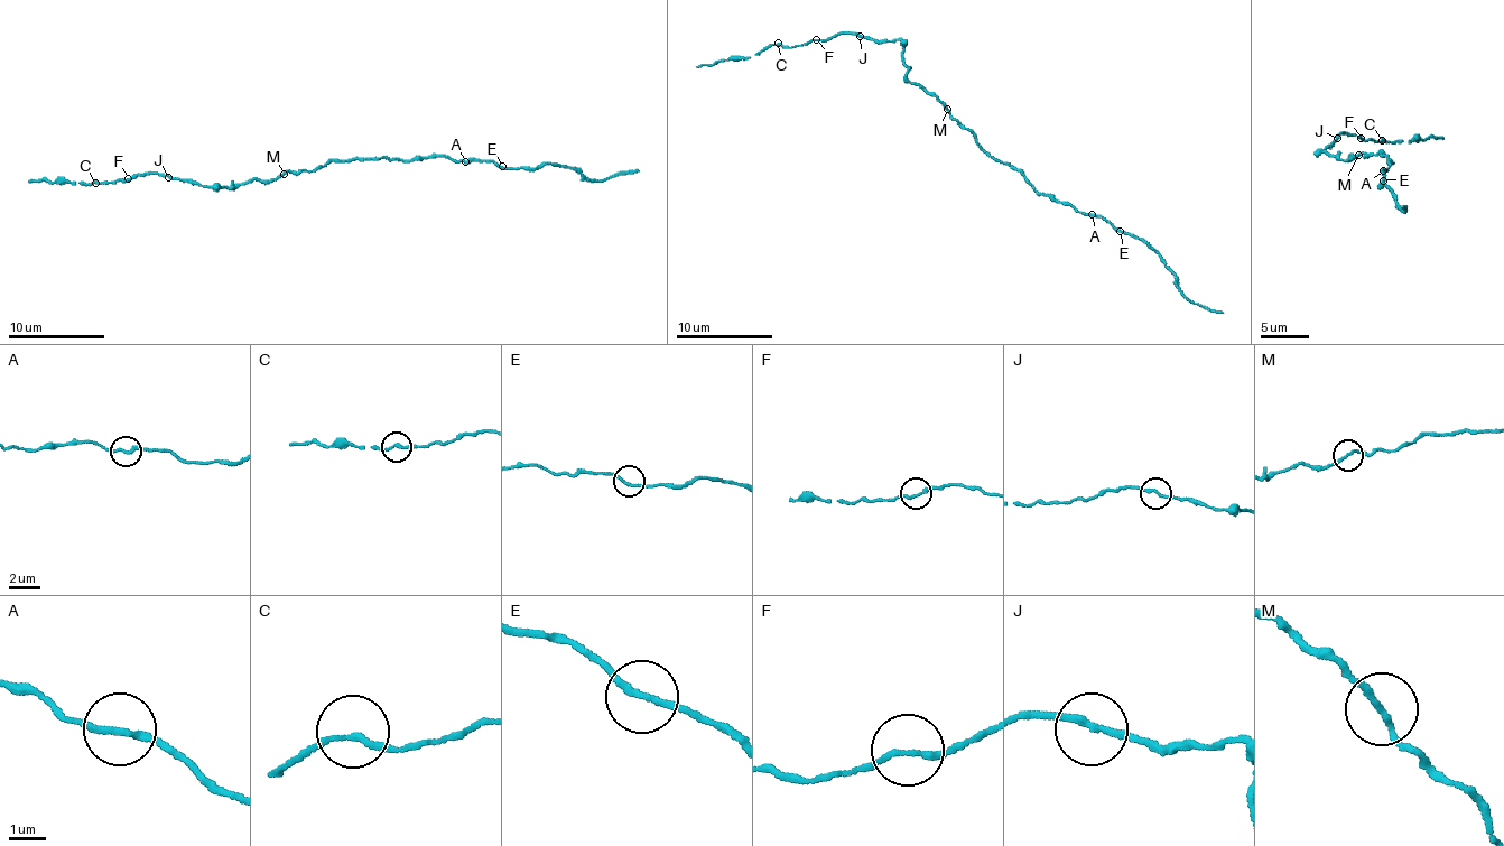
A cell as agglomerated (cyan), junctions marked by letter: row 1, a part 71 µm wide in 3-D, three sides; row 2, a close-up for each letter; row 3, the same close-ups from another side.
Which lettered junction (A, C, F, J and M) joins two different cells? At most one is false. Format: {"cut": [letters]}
{"cut": []}

